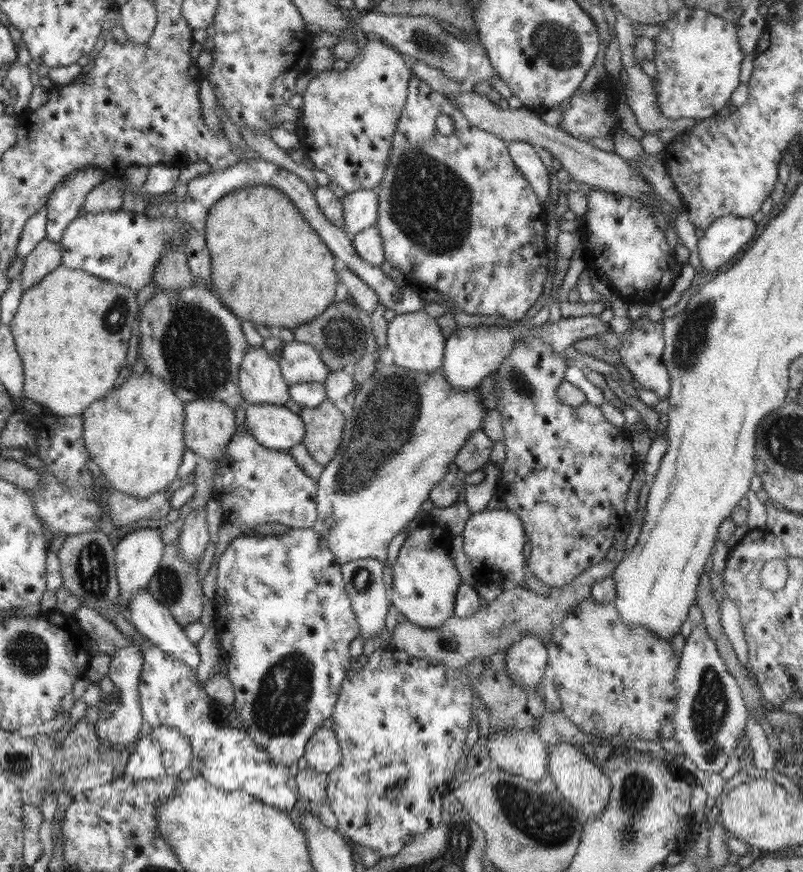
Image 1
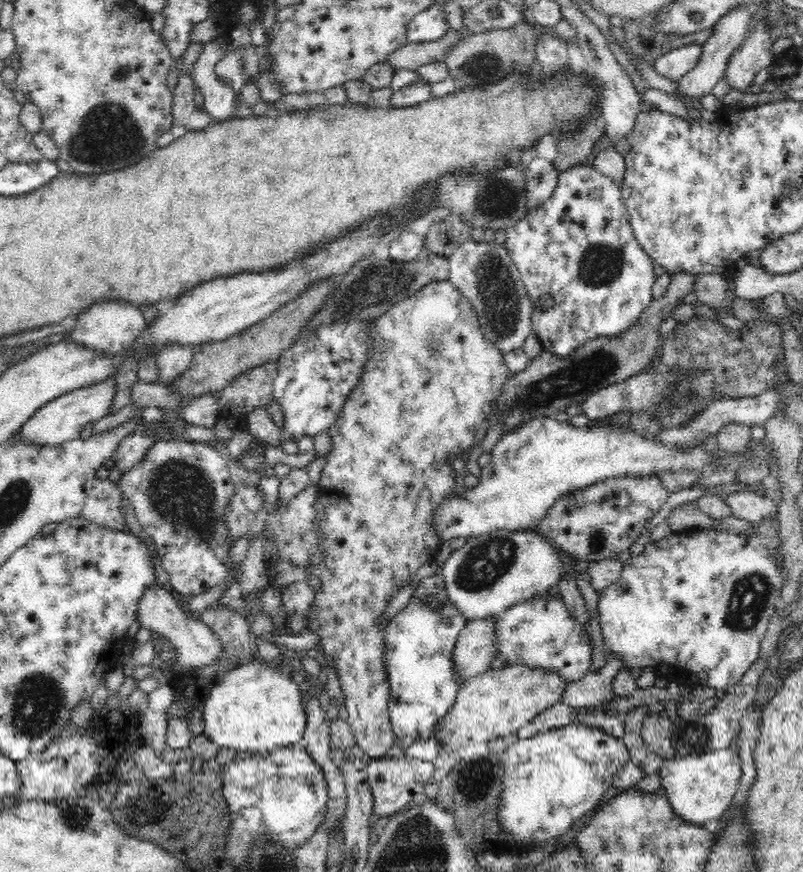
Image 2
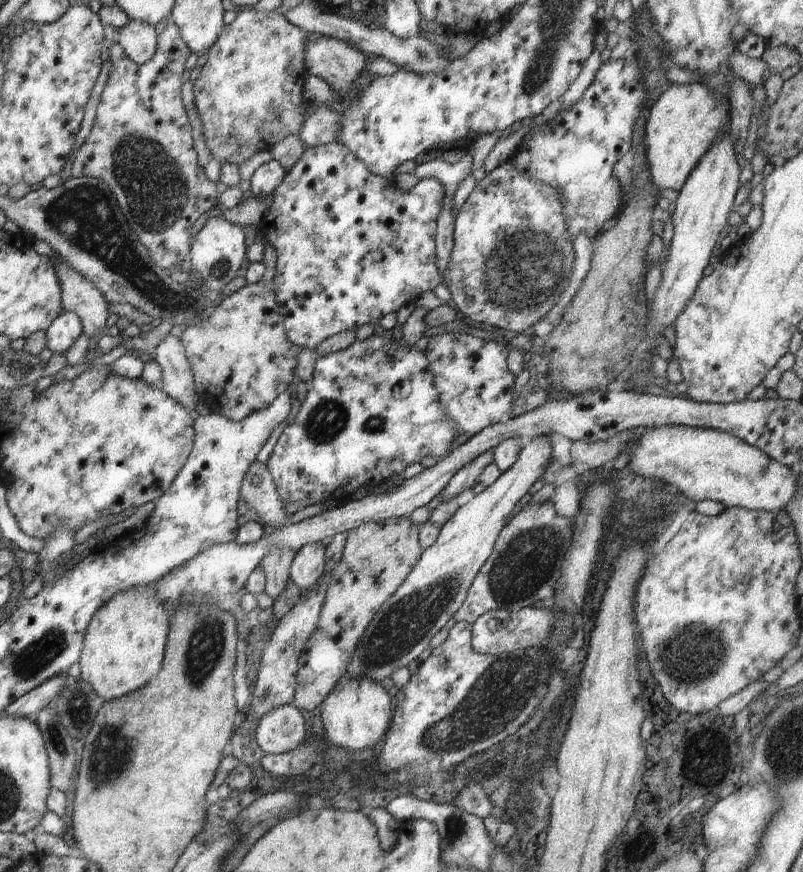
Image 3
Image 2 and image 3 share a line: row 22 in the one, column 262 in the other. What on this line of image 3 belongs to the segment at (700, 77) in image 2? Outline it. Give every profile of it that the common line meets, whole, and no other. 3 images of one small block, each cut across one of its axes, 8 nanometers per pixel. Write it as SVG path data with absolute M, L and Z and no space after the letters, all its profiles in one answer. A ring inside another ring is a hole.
M291 704L273 708L257 721L255 737L265 754L279 755L304 742L304 717Z

